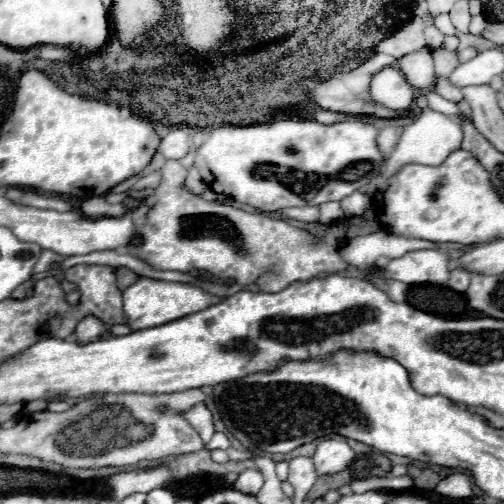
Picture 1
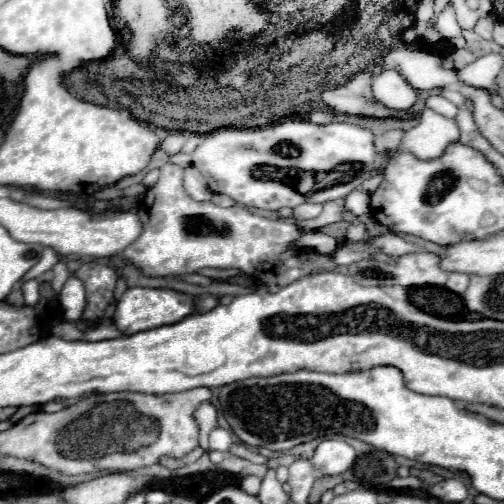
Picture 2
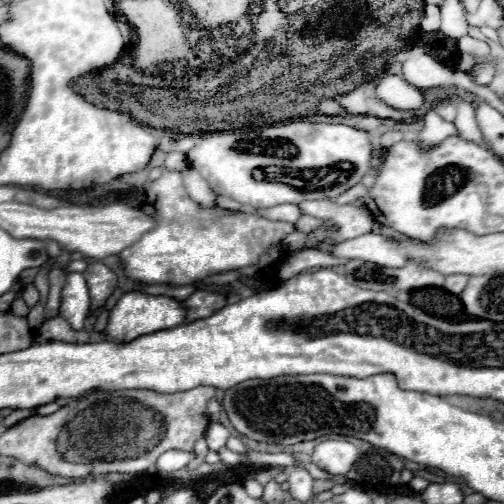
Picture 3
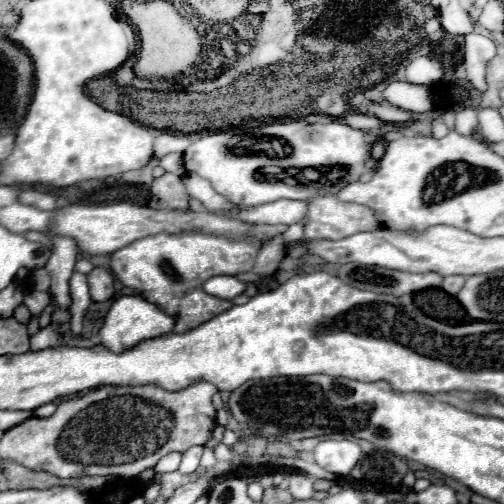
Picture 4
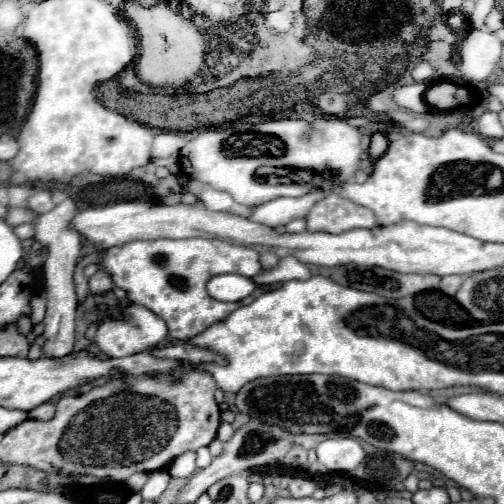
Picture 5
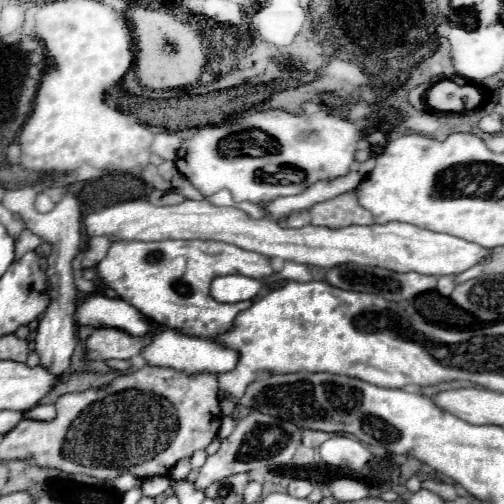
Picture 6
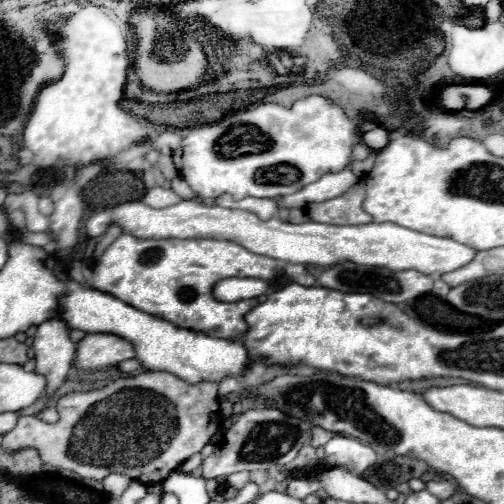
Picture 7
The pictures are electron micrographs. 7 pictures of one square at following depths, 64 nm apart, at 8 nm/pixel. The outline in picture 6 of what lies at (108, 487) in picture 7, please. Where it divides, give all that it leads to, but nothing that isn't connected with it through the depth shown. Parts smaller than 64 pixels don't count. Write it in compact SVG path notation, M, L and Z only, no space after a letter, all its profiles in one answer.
M124 474L124 476L118 476L116 480L112 480L110 486L116 488L118 492L128 492L132 488L140 488L142 480L138 476L134 476L134 474Z

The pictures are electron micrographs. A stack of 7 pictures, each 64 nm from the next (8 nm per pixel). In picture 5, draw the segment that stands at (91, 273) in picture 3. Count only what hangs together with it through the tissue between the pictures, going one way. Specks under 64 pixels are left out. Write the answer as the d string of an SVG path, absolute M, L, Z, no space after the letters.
M98 270L92 278L90 278L90 292L92 294L106 294L112 290L112 280L104 270Z

